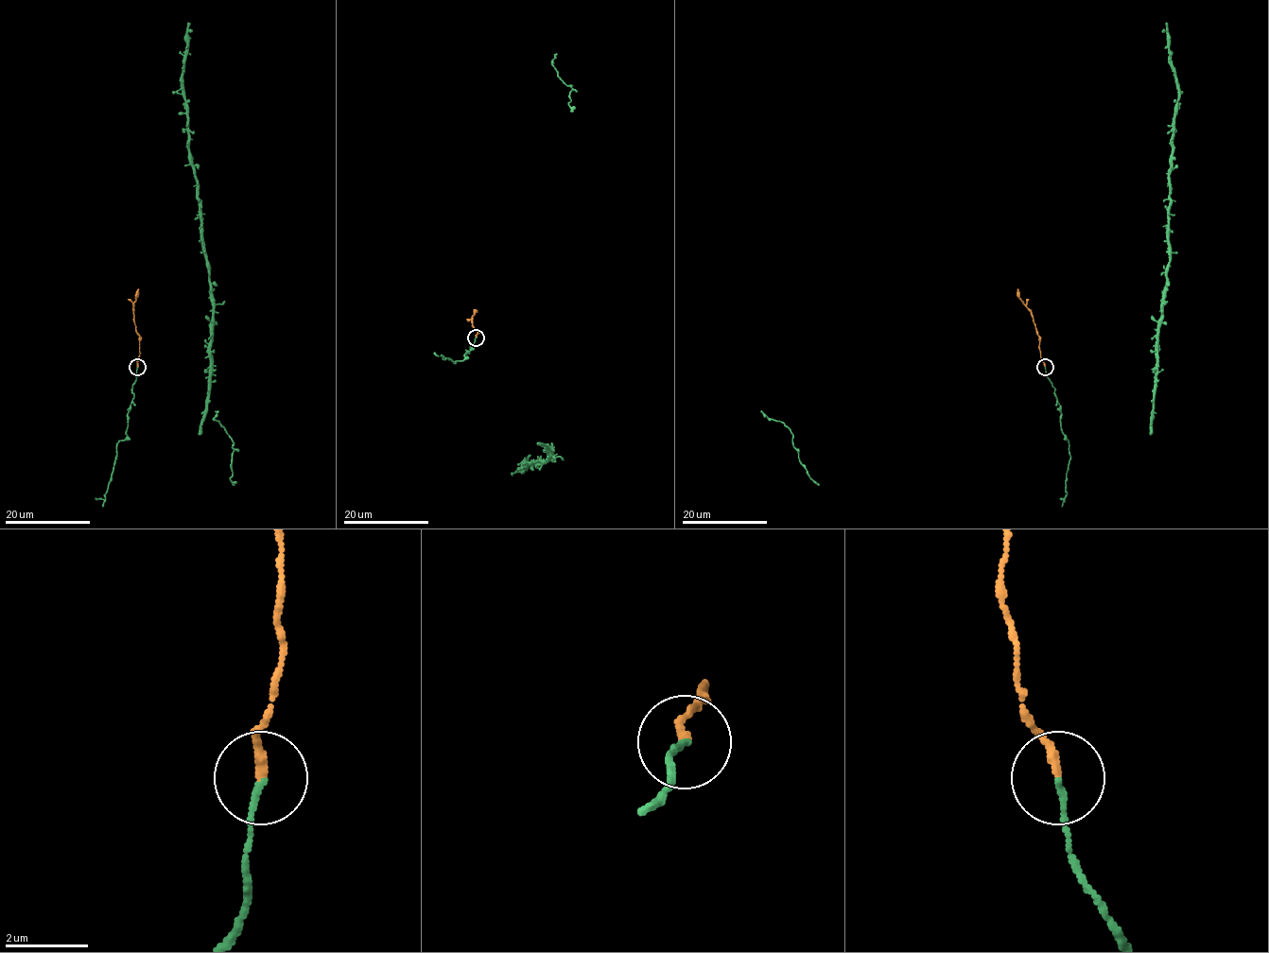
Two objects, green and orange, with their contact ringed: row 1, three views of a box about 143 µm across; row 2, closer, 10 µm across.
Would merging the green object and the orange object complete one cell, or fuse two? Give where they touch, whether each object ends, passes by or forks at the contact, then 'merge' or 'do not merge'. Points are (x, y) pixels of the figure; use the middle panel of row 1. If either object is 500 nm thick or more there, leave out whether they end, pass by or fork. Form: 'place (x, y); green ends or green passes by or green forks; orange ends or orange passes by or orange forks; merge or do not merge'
place (476, 337); green ends; orange ends; merge

